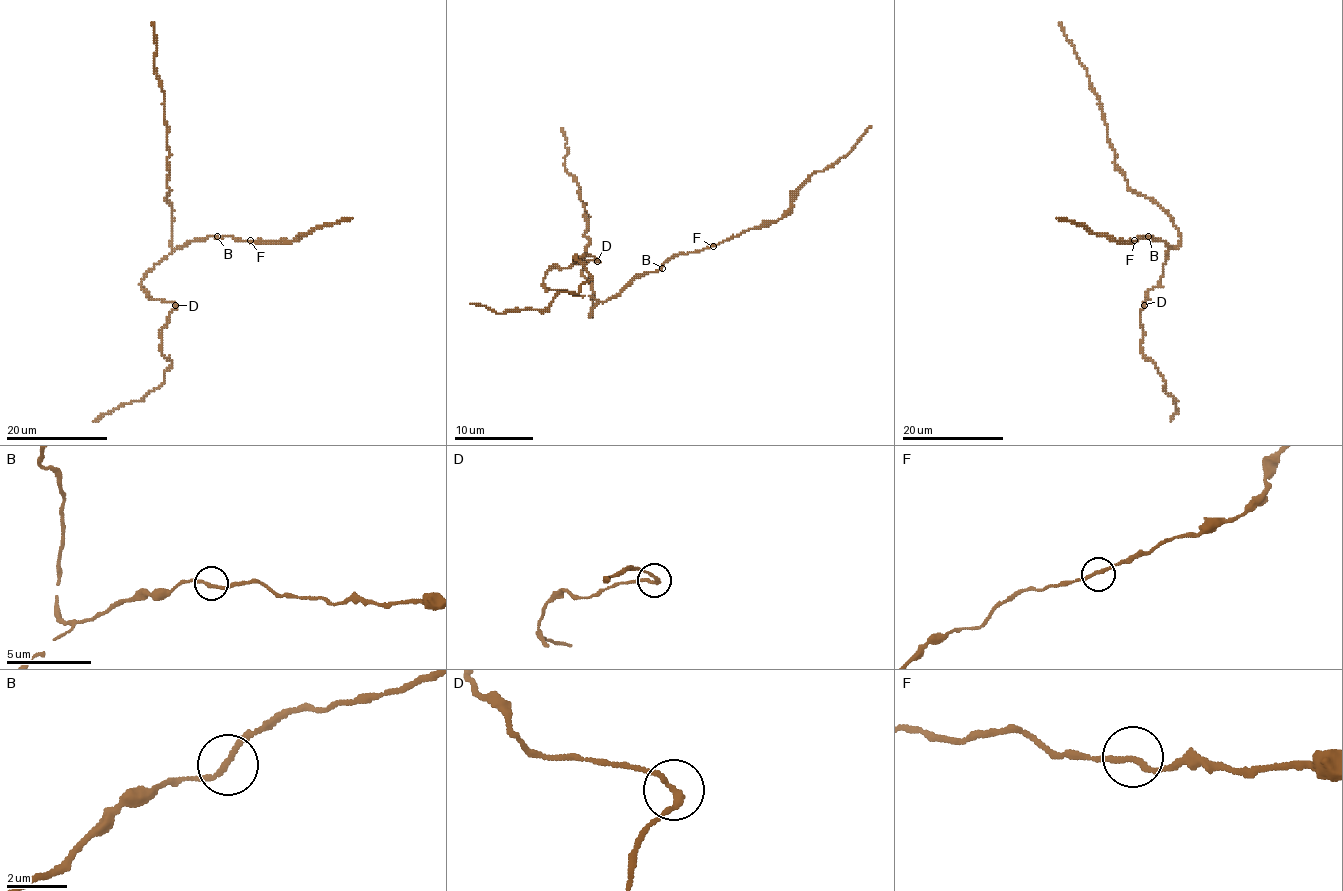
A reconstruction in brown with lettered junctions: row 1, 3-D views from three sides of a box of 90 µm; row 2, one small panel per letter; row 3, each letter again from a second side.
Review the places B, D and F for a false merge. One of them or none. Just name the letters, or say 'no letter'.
no letter

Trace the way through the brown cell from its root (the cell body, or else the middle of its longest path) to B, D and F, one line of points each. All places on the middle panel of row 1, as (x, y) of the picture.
B: (596, 302), (614, 298), (636, 278), (662, 268)
D: (596, 302), (543, 284), (551, 266), (571, 268), (596, 260)
F: (596, 302), (614, 298), (636, 278), (656, 272), (679, 254), (713, 246)

